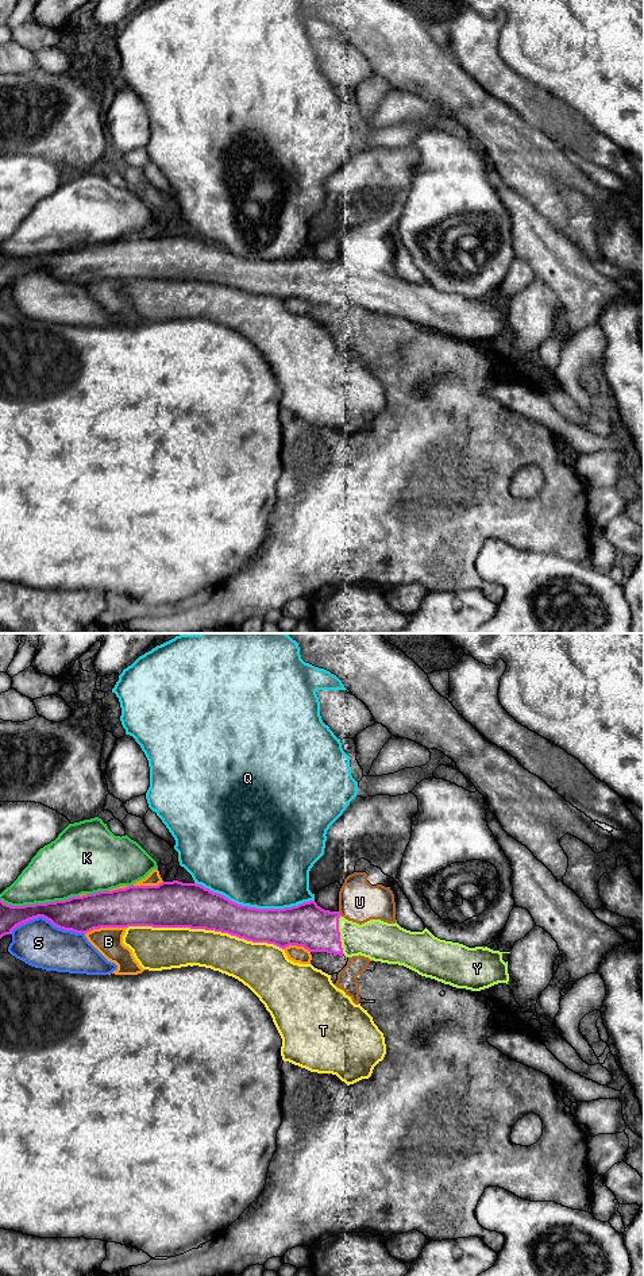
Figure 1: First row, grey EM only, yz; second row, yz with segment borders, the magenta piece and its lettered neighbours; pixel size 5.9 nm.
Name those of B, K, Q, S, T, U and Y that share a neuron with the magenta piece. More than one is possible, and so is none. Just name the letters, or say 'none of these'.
Y

